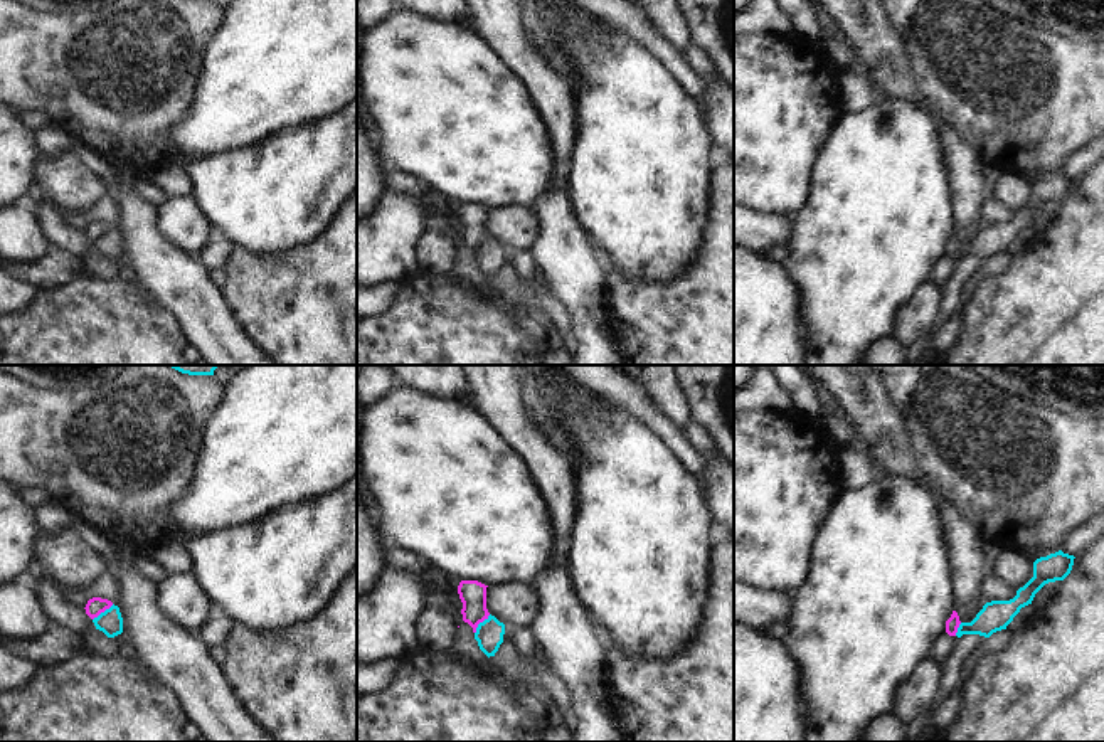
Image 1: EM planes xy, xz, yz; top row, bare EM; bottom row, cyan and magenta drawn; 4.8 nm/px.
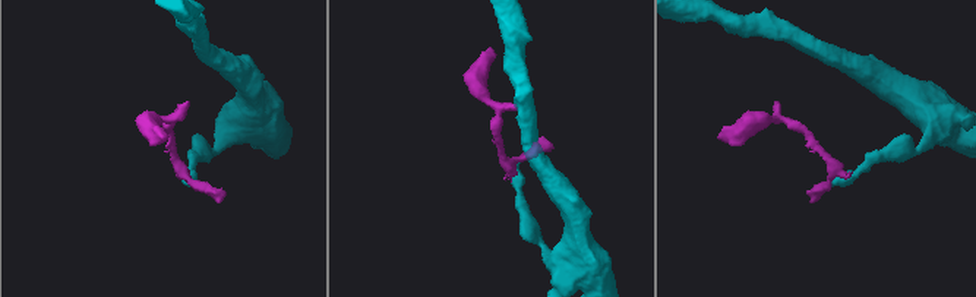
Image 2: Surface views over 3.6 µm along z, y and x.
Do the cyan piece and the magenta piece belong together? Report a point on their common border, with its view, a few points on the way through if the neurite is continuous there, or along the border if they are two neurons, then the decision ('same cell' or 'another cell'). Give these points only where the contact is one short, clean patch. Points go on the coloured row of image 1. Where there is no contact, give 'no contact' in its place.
xz (480, 623) | along xz (490, 614), (478, 625), (475, 633) | another cell

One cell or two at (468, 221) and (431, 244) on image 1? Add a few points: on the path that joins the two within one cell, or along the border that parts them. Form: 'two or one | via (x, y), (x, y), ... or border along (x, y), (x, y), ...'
two | border along (458, 251), (451, 266), (443, 275)

